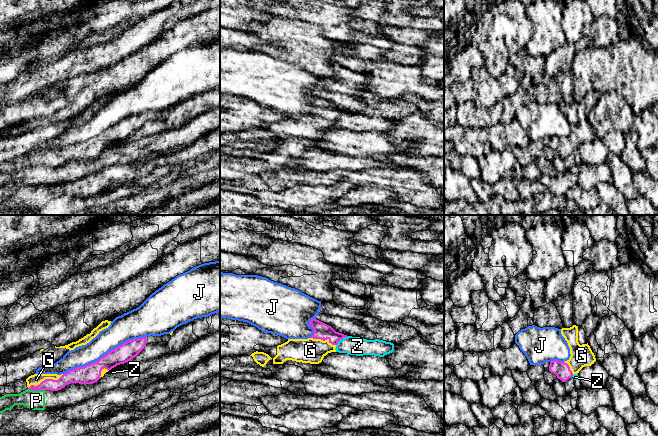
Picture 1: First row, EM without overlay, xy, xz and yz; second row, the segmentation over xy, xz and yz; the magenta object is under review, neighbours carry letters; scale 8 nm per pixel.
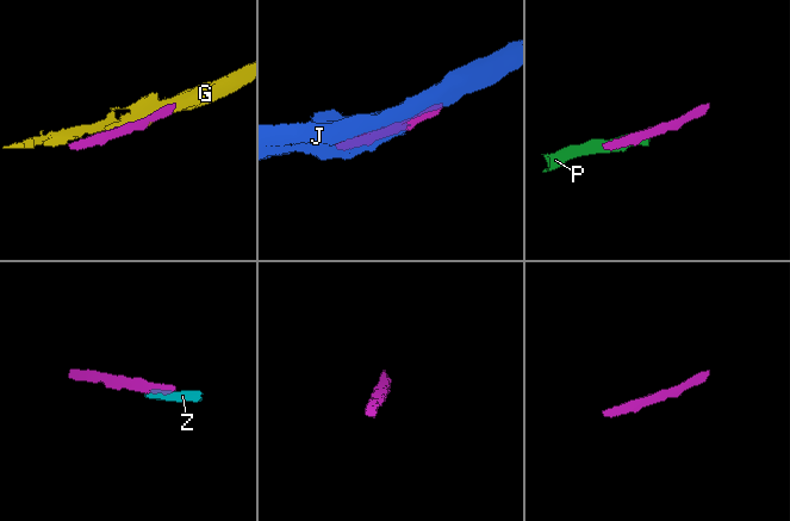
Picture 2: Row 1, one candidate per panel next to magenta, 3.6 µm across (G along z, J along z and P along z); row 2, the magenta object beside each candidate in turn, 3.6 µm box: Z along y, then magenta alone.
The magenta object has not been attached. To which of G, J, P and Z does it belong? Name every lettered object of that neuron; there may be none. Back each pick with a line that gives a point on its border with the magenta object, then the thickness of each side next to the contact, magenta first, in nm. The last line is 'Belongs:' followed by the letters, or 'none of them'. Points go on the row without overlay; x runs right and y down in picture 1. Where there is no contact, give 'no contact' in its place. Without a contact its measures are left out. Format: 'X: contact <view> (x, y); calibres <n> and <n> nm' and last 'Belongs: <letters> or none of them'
G: contact xy (45, 155); calibres 110 and 90 nm
Belongs: G

